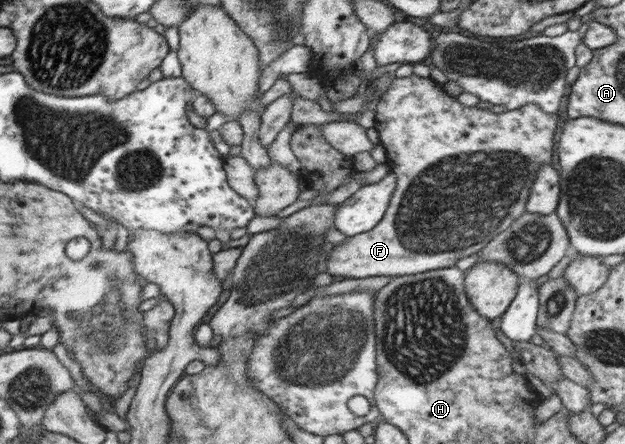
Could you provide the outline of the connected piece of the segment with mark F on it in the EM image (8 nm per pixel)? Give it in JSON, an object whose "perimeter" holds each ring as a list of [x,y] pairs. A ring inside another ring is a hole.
{"perimeter":[[[412,74],[394,77],[373,111],[373,127],[385,150],[384,163],[397,177],[397,186],[382,218],[371,230],[347,237],[330,249],[326,272],[336,279],[398,277],[454,266],[458,258],[480,250],[525,212],[528,190],[538,167],[550,162],[556,116],[542,112],[536,104],[500,113],[466,107],[446,95],[442,86],[429,77]]]}

